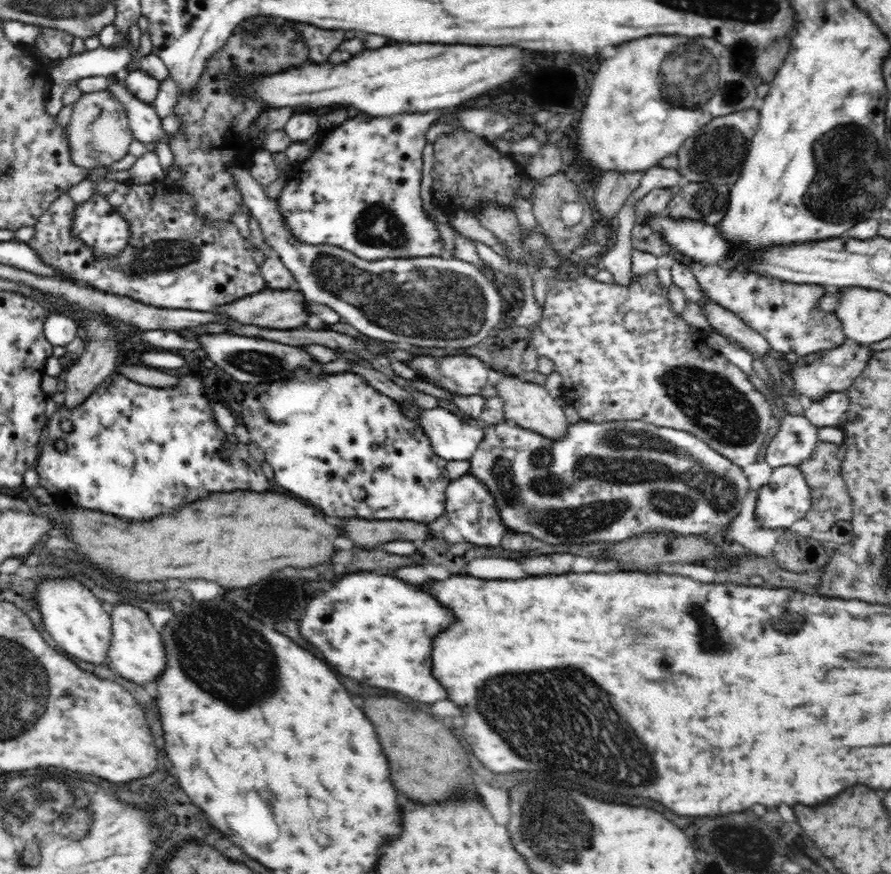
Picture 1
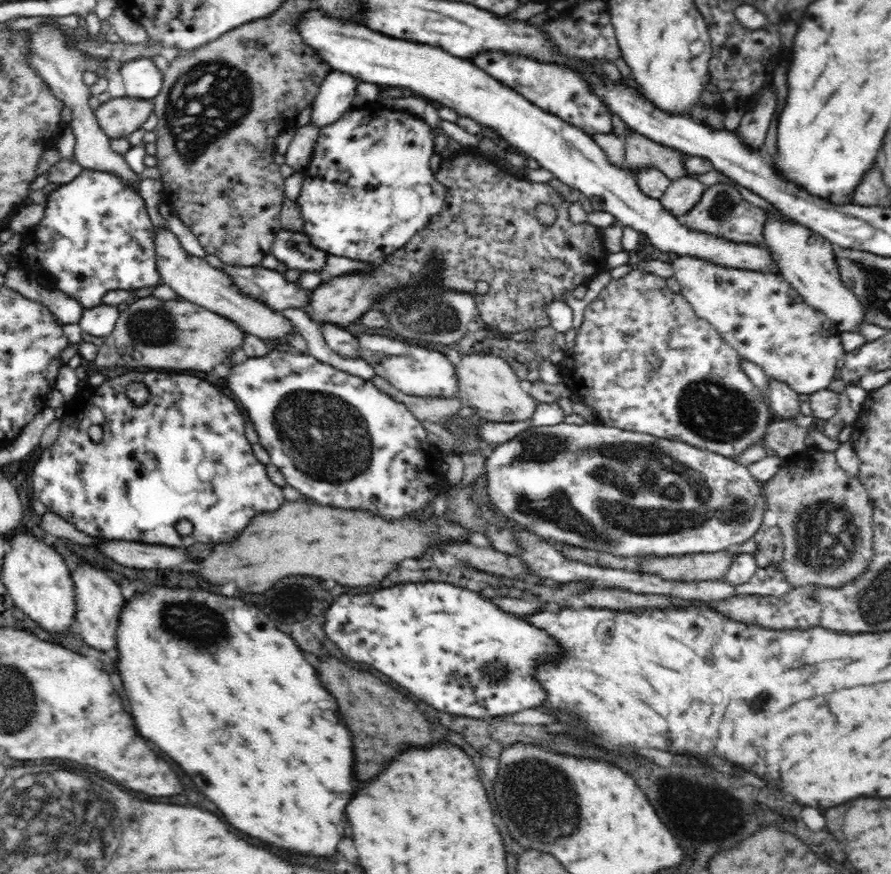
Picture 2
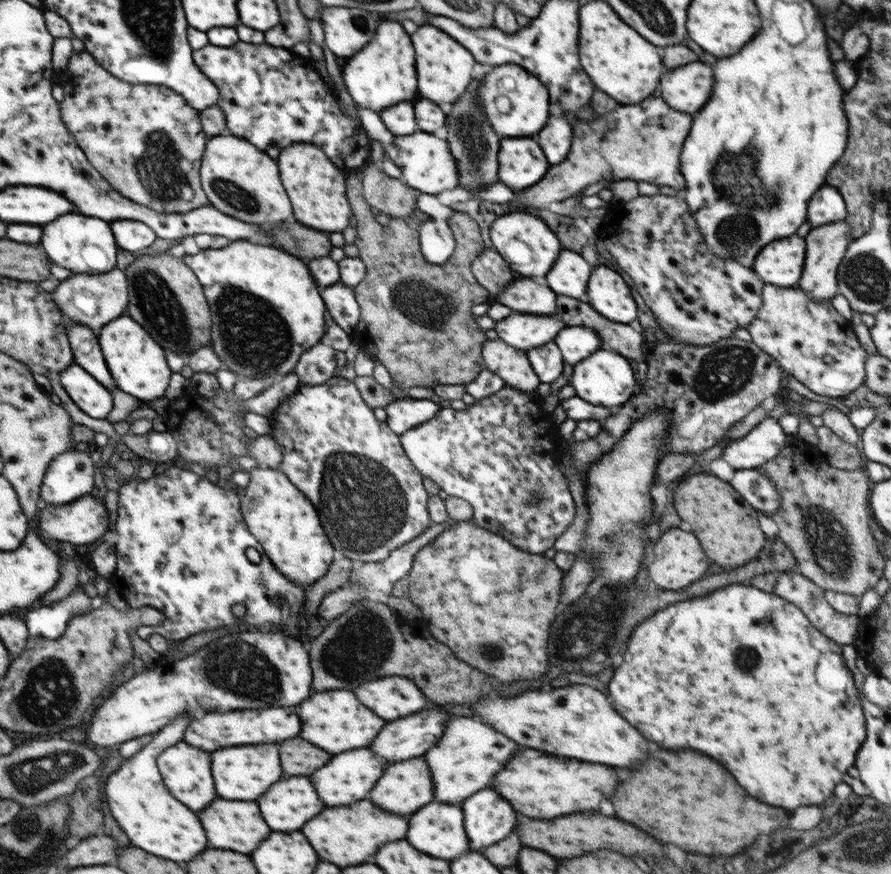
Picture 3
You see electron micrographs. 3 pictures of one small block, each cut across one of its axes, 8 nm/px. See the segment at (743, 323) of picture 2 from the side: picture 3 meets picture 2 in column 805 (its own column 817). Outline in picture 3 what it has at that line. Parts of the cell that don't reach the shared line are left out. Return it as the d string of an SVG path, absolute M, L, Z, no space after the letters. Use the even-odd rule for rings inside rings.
M765 284L762 287L762 305L747 330L758 348L770 354L779 362L784 372L794 376L816 394L830 398L848 396L864 382L867 352L857 339L853 324L838 313L830 300L816 301L797 287L780 288Z

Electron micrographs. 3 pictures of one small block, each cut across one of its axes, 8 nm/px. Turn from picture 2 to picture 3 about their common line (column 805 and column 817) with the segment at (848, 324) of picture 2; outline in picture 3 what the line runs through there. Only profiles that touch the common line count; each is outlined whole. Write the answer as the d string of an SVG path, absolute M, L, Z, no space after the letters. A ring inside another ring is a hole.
M844 220L811 228L810 232L804 237L804 240L806 240L805 264L797 288L804 290L812 299L828 301L836 295L839 265L843 262L842 258L846 256L848 244L854 239L850 235L850 230L852 230L850 223L846 223L846 220Z

